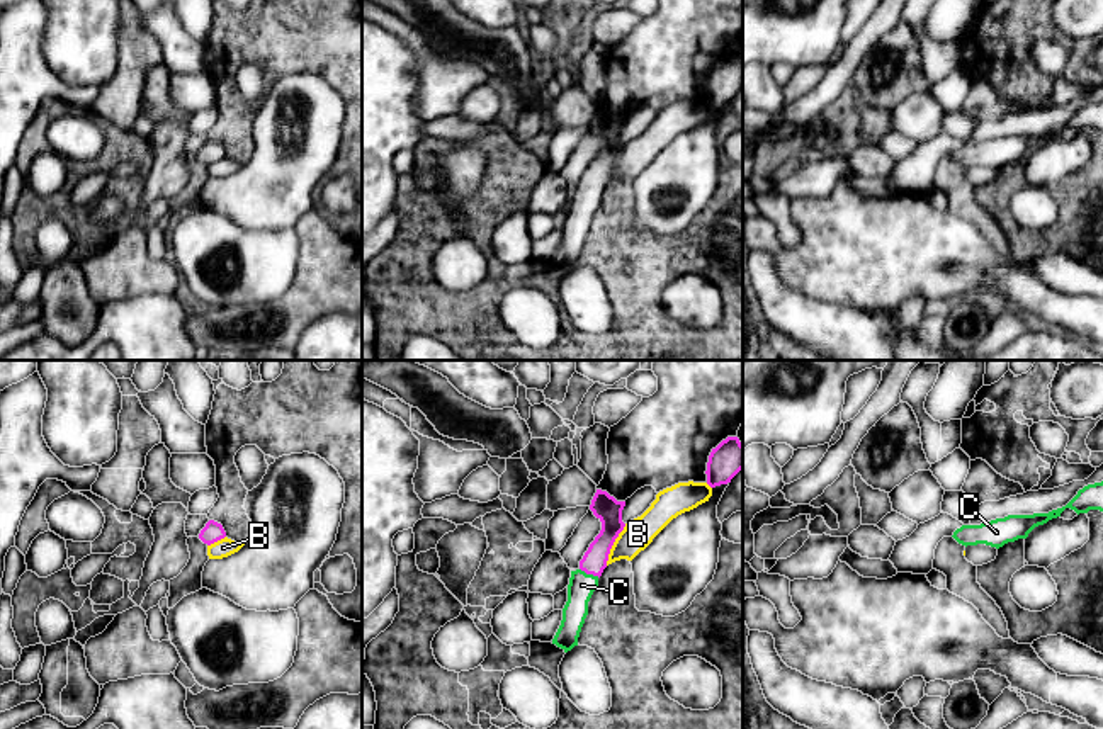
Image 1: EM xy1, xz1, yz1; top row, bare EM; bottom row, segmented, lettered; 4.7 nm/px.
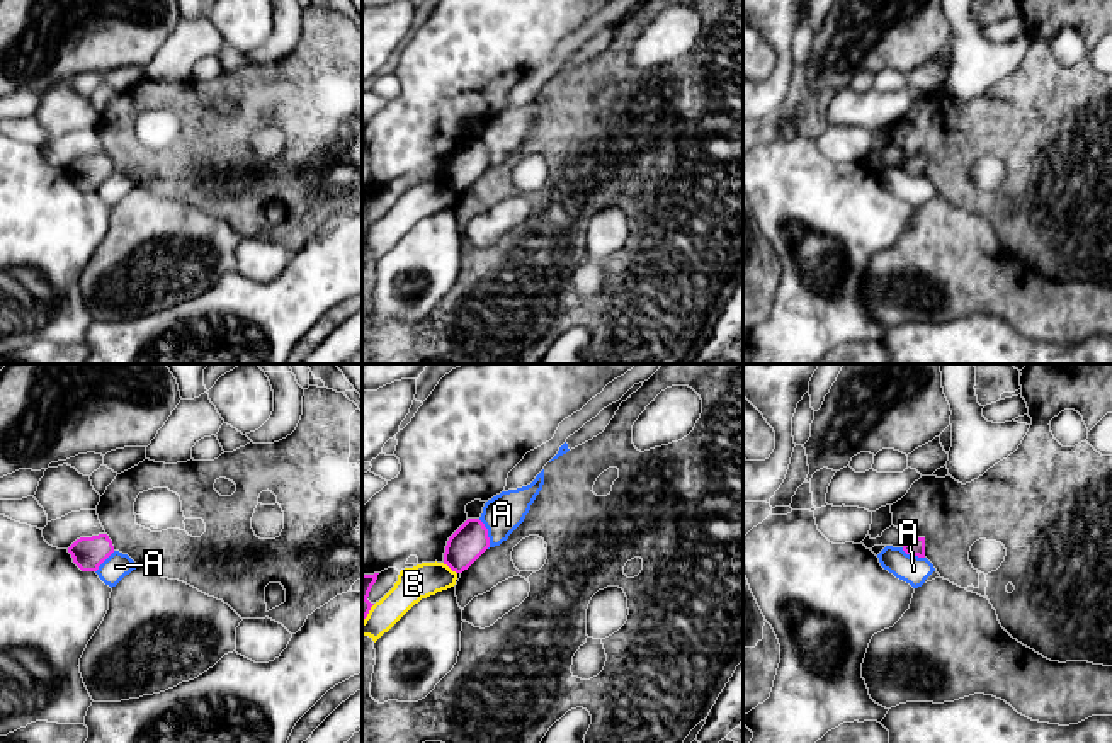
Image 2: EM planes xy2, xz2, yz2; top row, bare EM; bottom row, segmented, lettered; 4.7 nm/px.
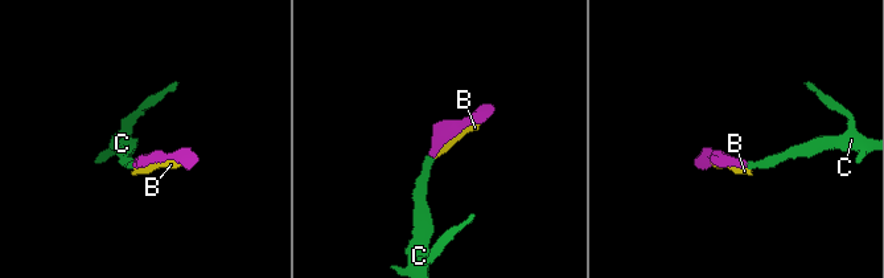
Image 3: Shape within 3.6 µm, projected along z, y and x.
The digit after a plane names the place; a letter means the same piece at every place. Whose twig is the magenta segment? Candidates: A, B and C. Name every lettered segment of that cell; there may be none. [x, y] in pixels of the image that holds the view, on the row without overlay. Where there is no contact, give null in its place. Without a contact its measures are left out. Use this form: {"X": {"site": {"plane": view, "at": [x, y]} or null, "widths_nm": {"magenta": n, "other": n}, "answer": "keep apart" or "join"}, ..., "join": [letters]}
{"A": {"site": {"plane": "xz2", "at": [487, 153]}, "widths_nm": {"magenta": 170, "other": 180}, "answer": "keep apart"}, "B": {"site": {"plane": "xz1", "at": [612, 163]}, "widths_nm": {"magenta": 120, "other": 150}, "answer": "keep apart"}, "C": {"site": {"plane": "xz1", "at": [590, 192]}, "widths_nm": {"magenta": 120, "other": 120}, "answer": "join"}, "join": ["C"]}

